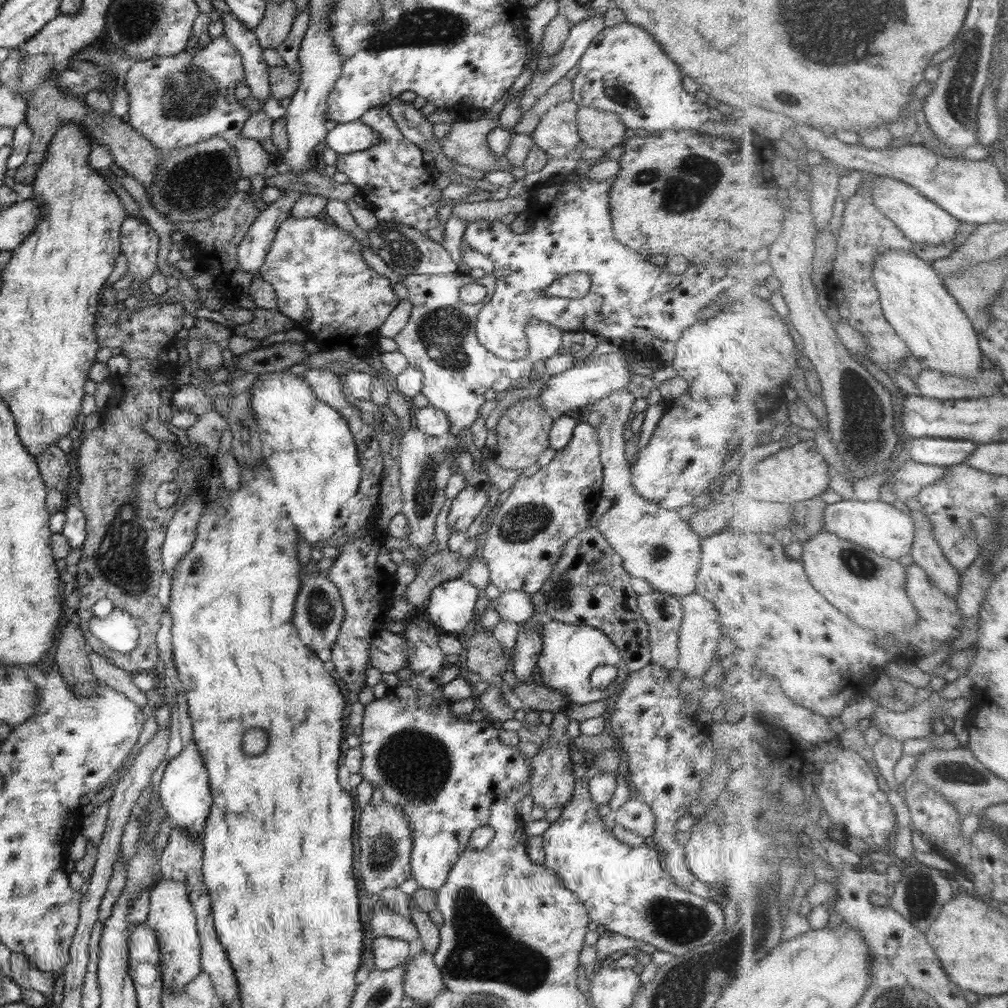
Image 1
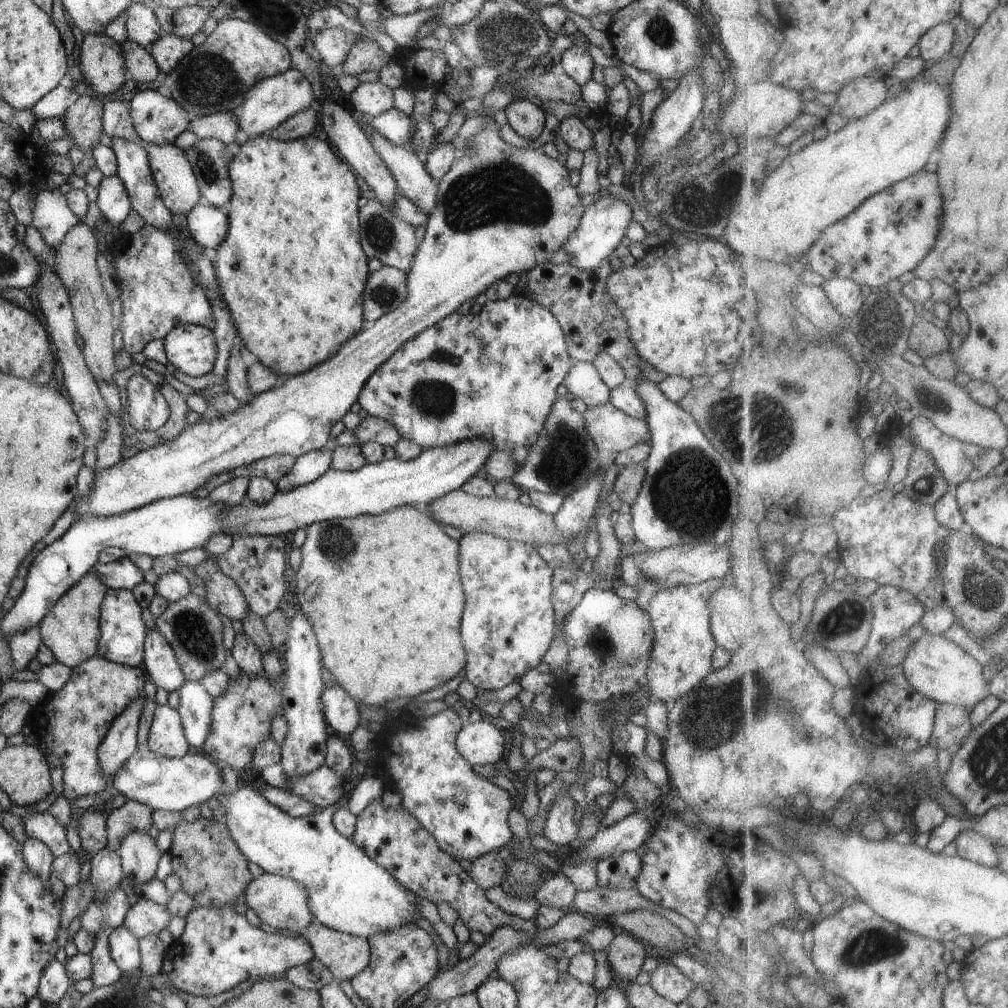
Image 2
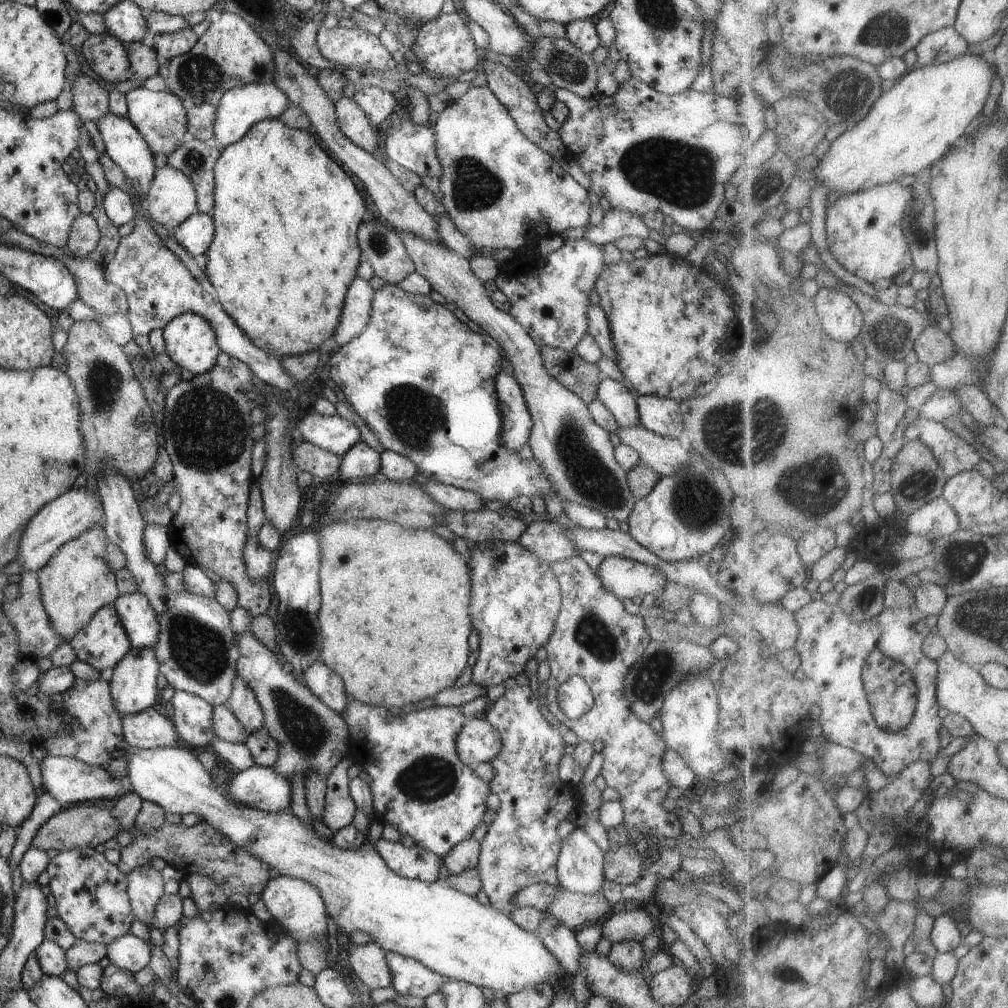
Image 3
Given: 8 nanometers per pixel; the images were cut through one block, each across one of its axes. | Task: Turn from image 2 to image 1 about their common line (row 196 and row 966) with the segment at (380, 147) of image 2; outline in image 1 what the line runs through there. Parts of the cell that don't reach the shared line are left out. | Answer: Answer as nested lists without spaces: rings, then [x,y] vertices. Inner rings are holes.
[[[422,950],[410,956],[404,964],[404,992],[416,1006],[426,1007],[445,989],[440,968],[433,961],[433,954]]]

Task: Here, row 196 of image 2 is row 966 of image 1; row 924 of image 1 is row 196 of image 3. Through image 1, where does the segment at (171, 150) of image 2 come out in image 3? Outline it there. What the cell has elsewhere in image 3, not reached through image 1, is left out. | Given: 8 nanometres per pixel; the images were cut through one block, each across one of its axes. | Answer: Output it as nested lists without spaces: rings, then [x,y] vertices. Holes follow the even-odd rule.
[[[170,165],[156,170],[143,208],[151,219],[166,230],[178,228],[198,213],[197,194],[188,176]]]

